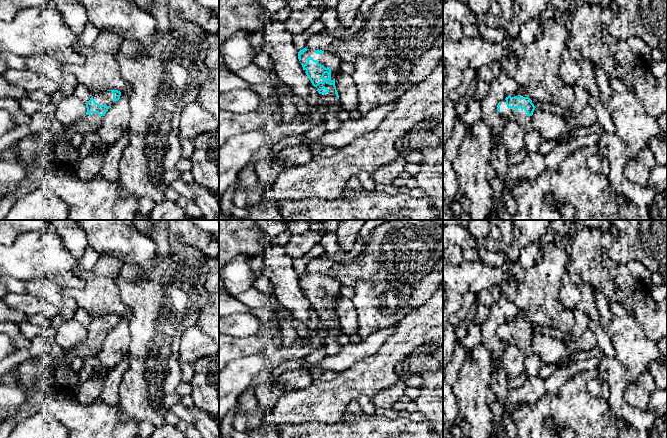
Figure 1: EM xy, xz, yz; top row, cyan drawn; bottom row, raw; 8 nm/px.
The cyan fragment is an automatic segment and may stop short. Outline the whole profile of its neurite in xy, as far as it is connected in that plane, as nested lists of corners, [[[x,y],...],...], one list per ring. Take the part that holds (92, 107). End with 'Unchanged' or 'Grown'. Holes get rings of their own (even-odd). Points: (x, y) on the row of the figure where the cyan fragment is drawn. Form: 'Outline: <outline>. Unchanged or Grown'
Outline: [[[107,90],[104,92],[93,94],[86,103],[86,116],[76,123],[64,125],[64,128],[57,133],[49,131],[39,131],[25,136],[15,143],[17,152],[17,160],[15,162],[0,161],[0,200],[6,187],[10,184],[21,182],[26,175],[27,167],[30,166],[41,154],[41,148],[51,147],[54,151],[55,146],[63,141],[69,141],[73,134],[79,133],[85,135],[88,132],[95,132],[102,124],[103,118],[112,104],[120,99],[121,92],[118,90]]]. Grown

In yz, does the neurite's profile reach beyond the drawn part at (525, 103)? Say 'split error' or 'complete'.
split error

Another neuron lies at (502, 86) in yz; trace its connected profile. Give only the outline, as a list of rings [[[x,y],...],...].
[[[501,70],[499,75],[490,83],[489,94],[481,102],[482,120],[497,139],[503,140],[503,131],[508,122],[500,116],[497,105],[500,101],[515,93],[518,88],[516,82]]]

